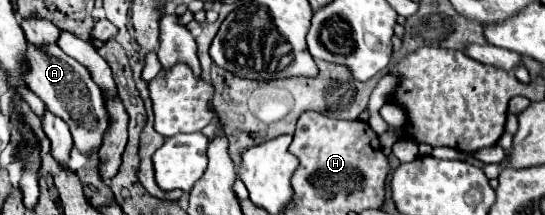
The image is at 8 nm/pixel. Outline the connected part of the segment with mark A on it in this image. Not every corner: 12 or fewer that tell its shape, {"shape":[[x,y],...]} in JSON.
{"shape":[[58,45],[30,49],[26,85],[78,151],[108,129],[102,91]]}

